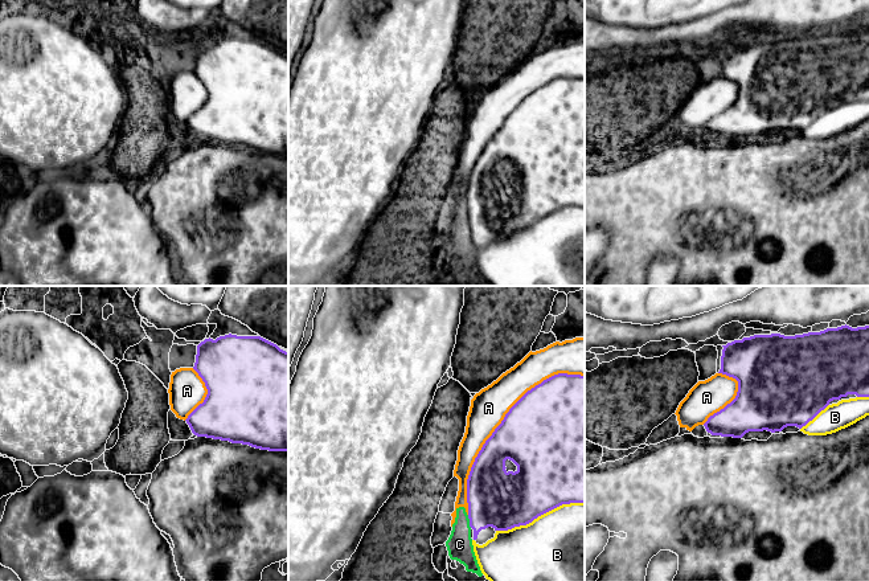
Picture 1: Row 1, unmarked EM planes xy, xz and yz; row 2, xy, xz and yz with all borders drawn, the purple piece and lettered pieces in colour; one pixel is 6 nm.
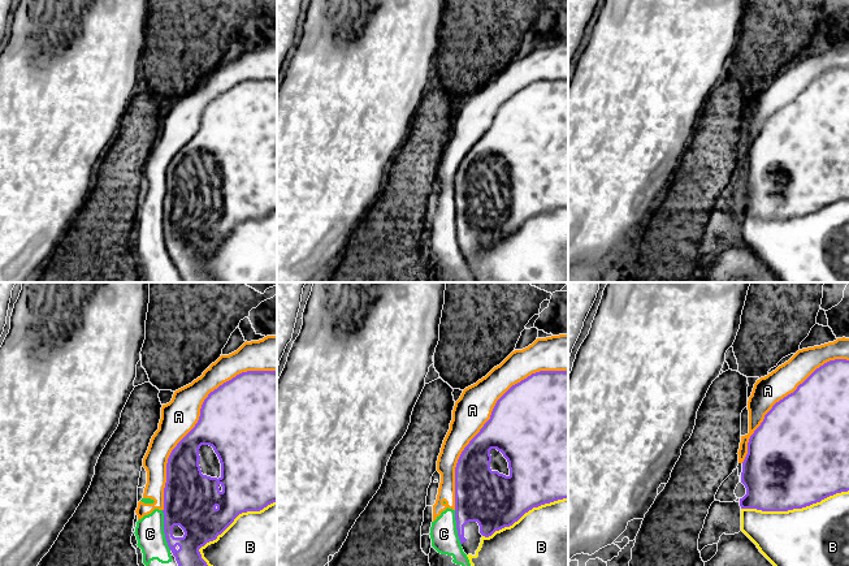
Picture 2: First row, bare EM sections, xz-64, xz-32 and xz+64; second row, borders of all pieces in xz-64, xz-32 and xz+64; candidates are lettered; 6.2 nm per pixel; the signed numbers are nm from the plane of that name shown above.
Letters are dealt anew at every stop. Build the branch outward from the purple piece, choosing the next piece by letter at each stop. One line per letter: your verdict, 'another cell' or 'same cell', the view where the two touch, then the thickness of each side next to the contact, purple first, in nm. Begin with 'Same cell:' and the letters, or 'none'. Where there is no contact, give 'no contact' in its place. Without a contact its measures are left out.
Same cell: none
A: another cell | xz | 460/220 nm
B: another cell | xz | 380/460 nm
C: another cell | xz | 360/160 nm

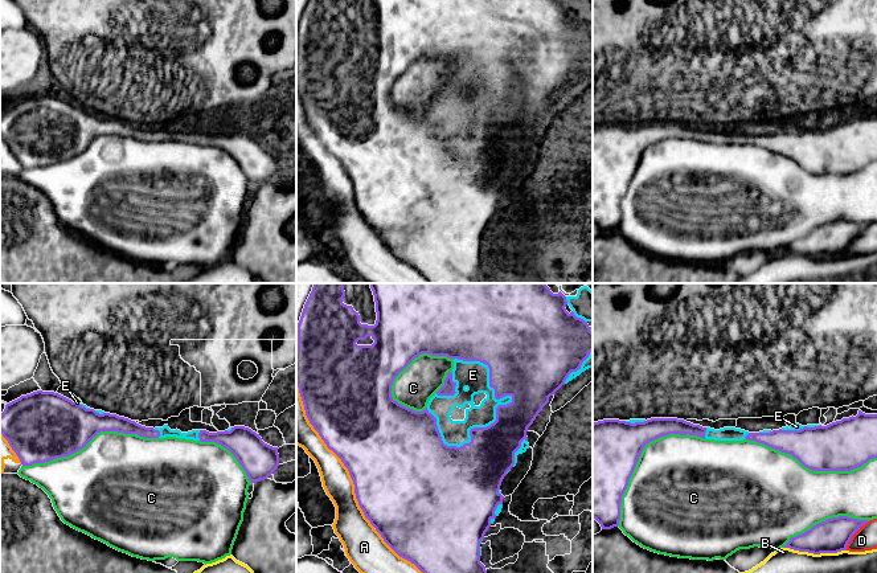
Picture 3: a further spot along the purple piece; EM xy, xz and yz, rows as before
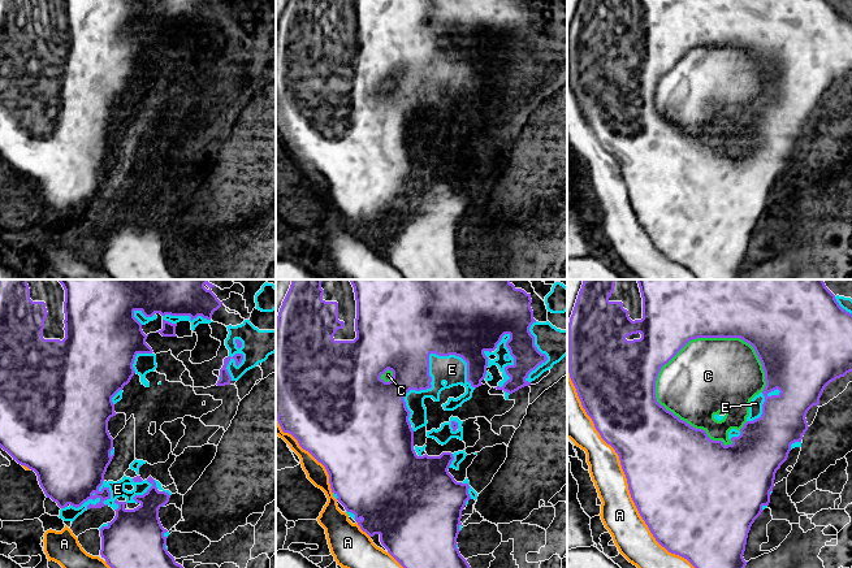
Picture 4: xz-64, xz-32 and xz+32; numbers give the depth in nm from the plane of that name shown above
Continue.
Same cell: E
A: another cell | xz | 480/180 nm
B: another cell | yz | 200/160 nm
C: another cell | yz | 440/480 nm
D: another cell | yz | 200/140 nm
E: same cell | xz | 500/180 nm

